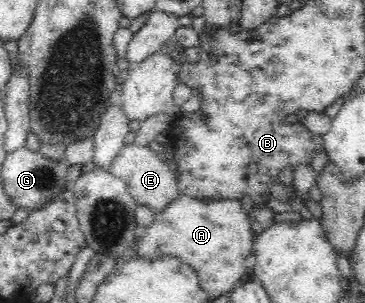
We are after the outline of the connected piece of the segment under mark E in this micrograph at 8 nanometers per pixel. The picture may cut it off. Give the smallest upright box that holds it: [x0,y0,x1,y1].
[110,143,181,214]

